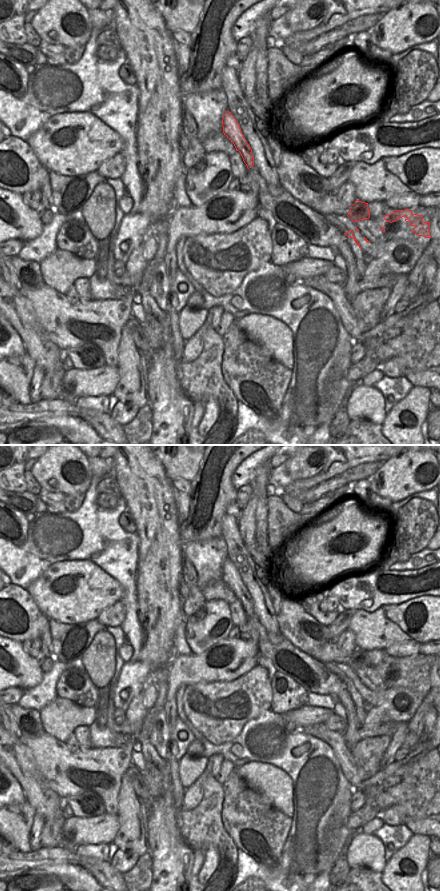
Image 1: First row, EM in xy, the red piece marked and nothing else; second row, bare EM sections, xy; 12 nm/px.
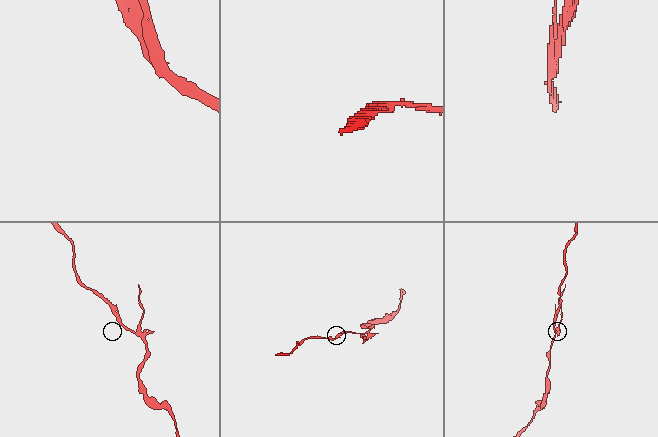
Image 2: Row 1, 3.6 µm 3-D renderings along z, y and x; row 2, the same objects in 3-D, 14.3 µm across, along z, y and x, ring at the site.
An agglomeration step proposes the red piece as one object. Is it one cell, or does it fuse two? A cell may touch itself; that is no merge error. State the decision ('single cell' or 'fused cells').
fused cells

